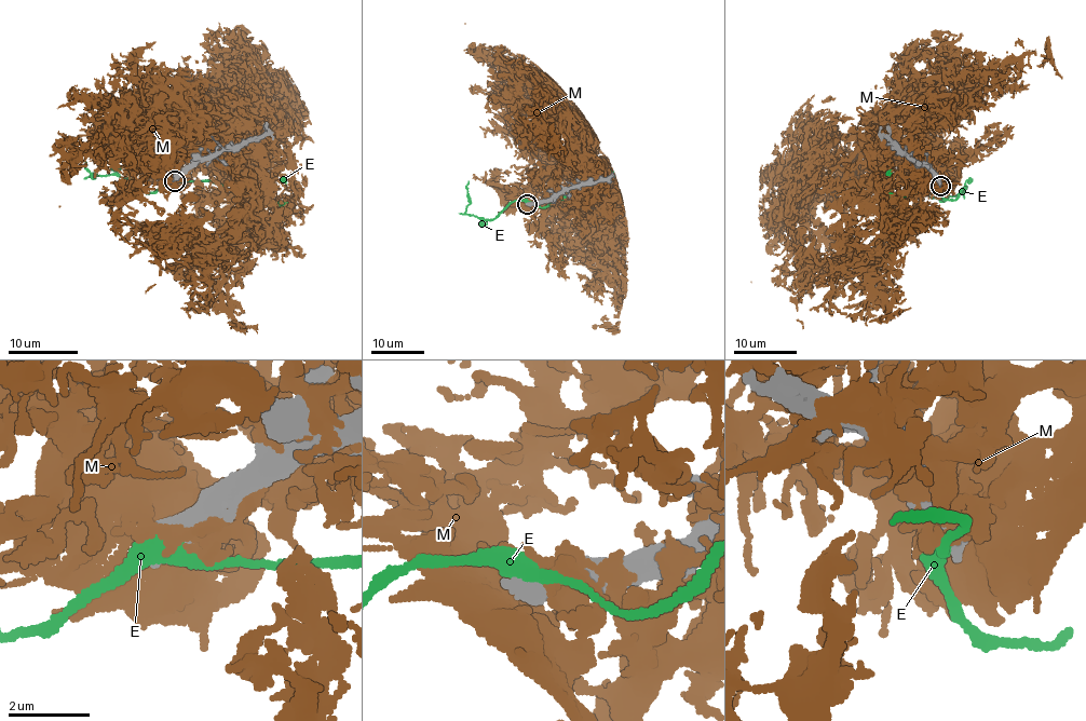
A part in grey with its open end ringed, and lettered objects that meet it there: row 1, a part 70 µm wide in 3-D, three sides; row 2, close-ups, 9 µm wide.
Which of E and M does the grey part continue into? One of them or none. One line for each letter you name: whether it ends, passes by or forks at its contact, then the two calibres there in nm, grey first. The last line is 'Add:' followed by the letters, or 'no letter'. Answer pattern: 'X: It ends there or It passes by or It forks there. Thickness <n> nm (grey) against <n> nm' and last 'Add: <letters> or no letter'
Add: no letter

